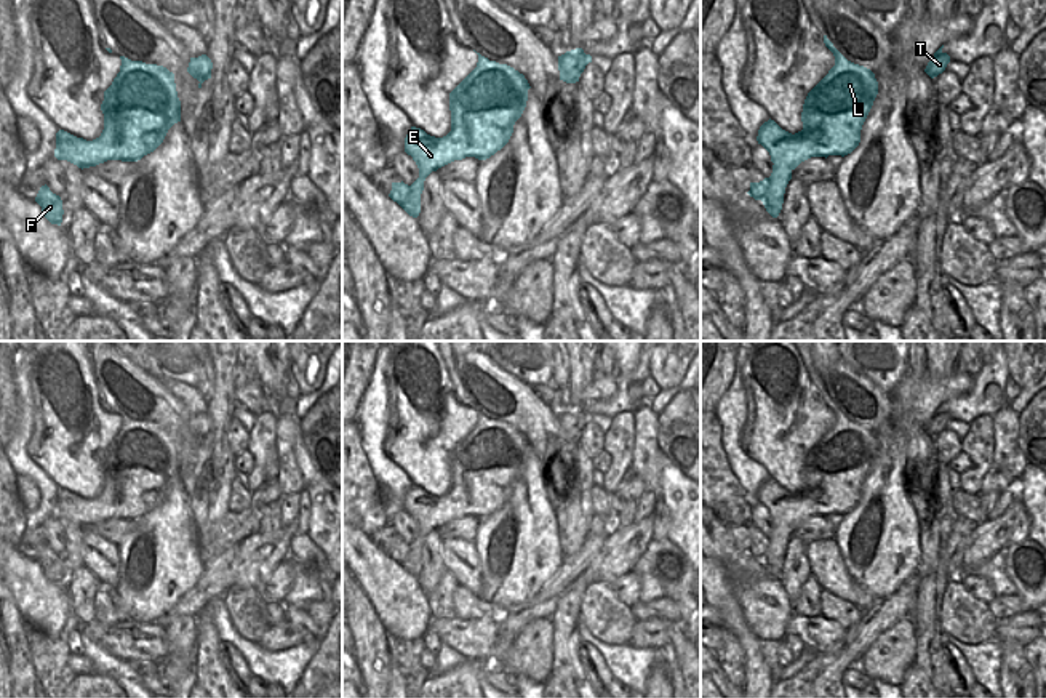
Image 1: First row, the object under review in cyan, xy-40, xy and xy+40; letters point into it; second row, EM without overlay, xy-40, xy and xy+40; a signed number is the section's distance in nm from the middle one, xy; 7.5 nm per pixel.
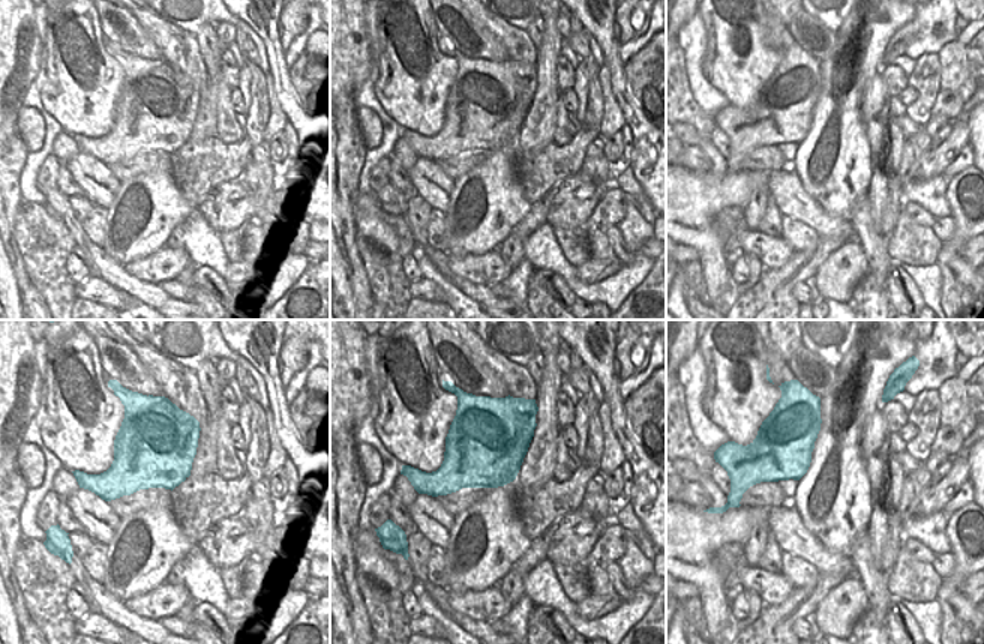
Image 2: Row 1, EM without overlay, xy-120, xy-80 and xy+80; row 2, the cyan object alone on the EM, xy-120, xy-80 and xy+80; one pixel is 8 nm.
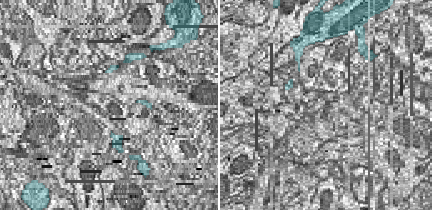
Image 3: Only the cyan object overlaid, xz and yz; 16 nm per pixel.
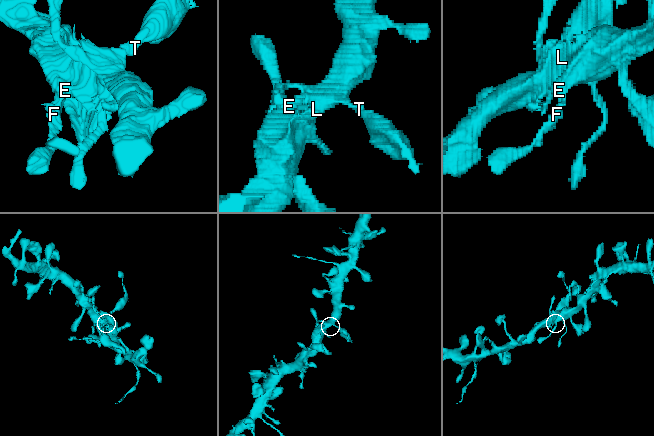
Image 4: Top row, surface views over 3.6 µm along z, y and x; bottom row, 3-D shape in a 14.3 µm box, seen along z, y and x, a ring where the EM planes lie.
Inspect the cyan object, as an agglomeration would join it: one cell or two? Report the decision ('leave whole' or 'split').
split

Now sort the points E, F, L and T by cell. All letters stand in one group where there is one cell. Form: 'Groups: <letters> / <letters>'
Groups: E L T / F

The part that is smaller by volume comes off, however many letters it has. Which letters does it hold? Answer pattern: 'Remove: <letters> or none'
Remove: F

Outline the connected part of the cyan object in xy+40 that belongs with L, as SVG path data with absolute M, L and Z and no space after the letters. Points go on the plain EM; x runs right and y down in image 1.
M827 394L824 402L833 411L835 424L806 455L803 488L792 493L771 477L758 488L757 499L777 527L795 528L811 515L844 515L860 501L878 440L870 427L848 419Z

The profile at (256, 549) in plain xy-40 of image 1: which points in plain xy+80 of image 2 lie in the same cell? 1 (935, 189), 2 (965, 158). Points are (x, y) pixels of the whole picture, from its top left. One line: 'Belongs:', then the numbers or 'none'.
Belongs: none

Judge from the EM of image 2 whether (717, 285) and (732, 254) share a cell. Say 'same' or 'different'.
different

